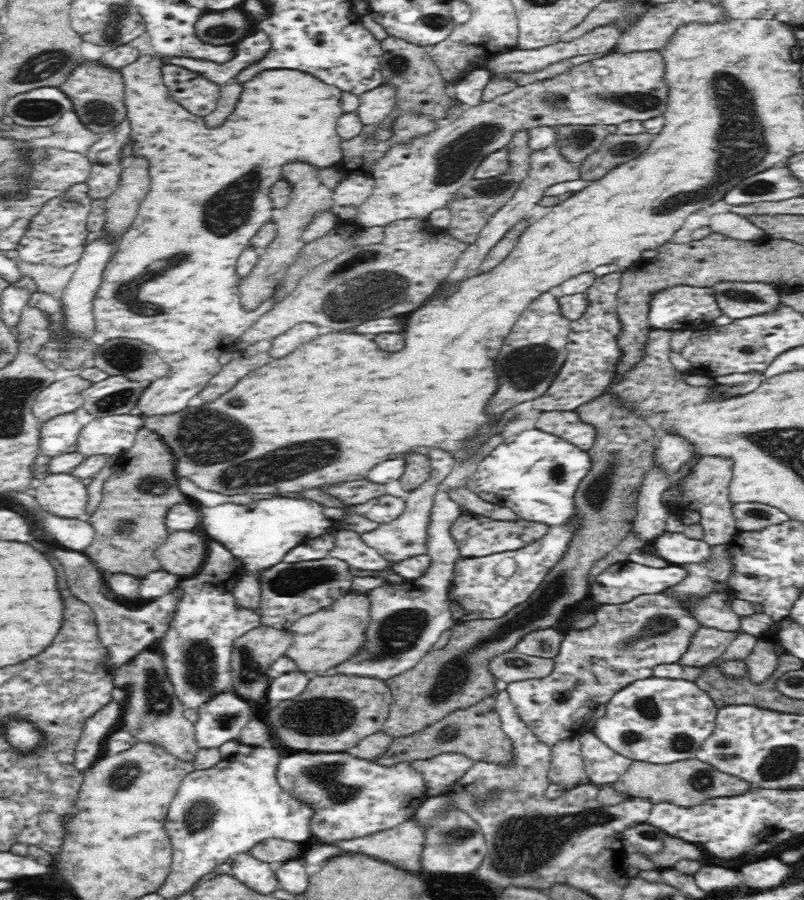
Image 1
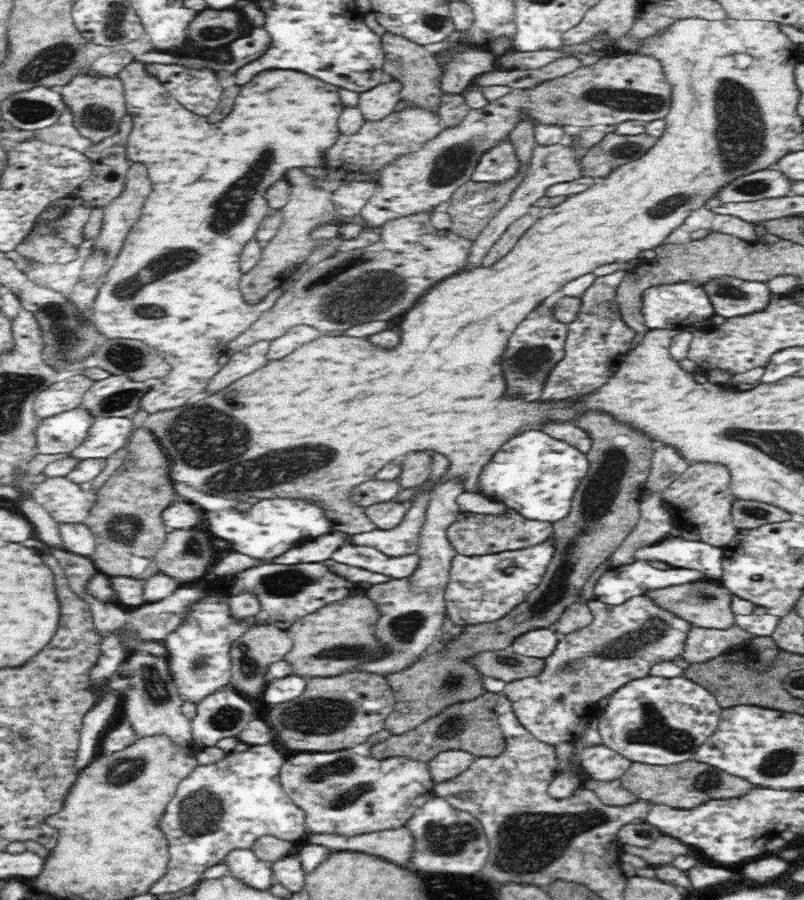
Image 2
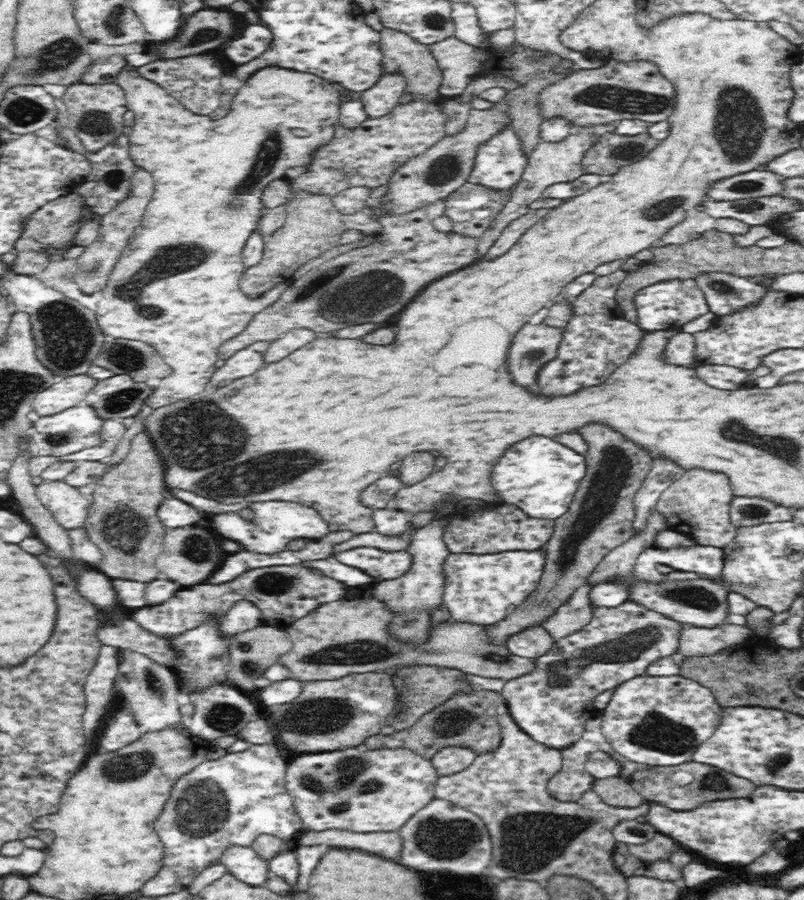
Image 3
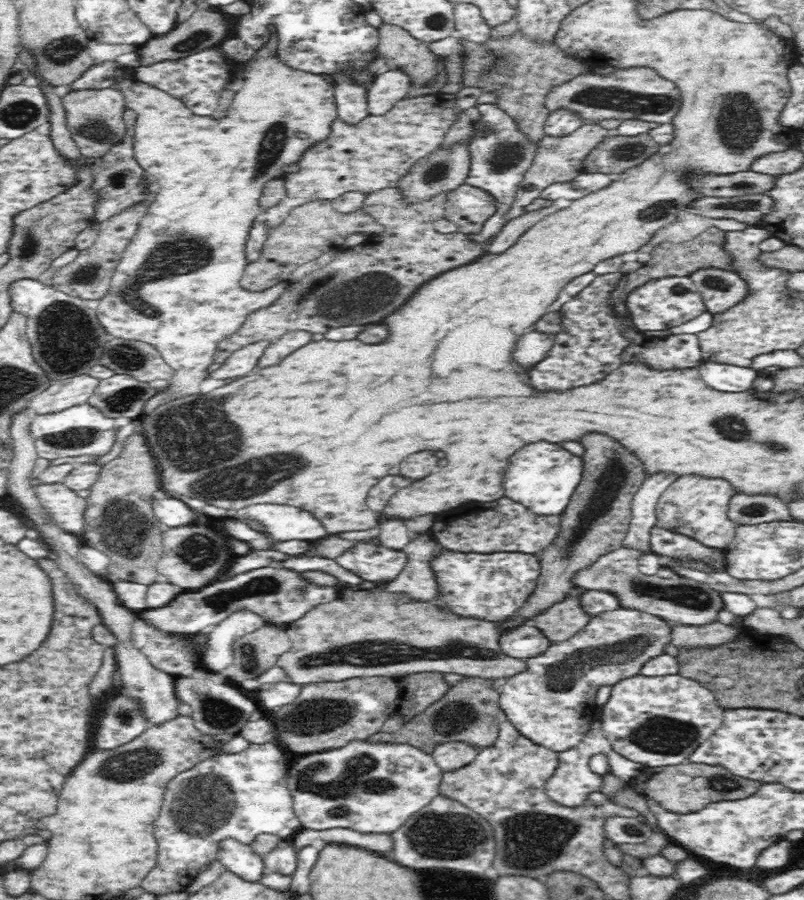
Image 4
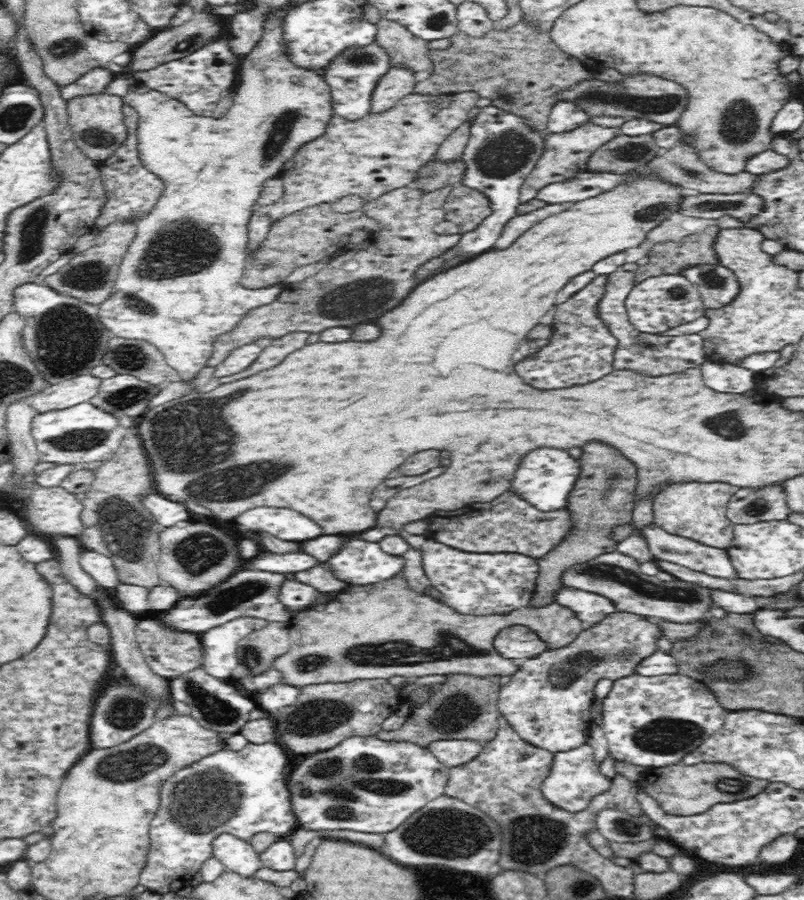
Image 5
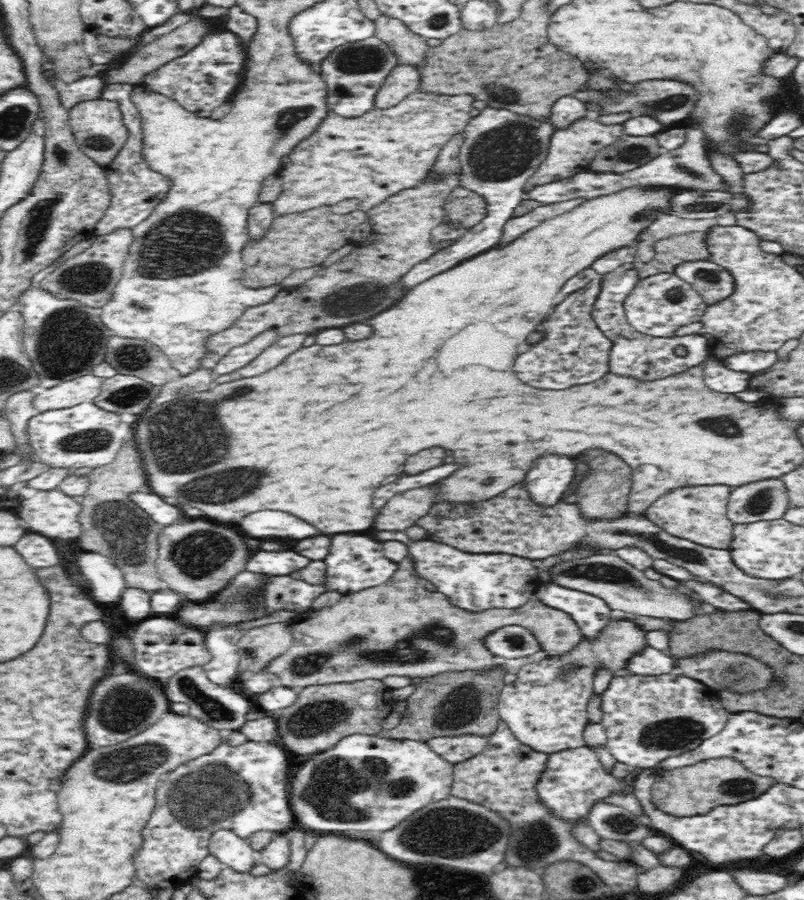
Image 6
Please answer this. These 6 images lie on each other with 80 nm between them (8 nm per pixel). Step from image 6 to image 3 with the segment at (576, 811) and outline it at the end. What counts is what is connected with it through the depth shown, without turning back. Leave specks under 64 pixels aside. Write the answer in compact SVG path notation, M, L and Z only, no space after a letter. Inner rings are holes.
M591 718L586 722L584 734L580 736L576 744L572 744L570 748L561 751L563 758L562 764L552 772L549 781L547 782L547 791L552 798L560 802L578 802L583 797L584 792L594 788L596 777L588 772L586 762L587 758L595 752L612 752L612 745L602 733L601 720Z

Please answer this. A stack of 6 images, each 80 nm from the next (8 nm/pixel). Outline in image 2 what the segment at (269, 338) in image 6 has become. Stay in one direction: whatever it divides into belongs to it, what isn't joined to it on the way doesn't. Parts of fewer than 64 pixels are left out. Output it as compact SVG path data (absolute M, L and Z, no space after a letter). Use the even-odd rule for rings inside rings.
M260 341L234 353L227 364L222 365L221 369L210 379L207 391L215 393L230 385L231 382L238 381L239 378L266 366L269 346L269 341Z

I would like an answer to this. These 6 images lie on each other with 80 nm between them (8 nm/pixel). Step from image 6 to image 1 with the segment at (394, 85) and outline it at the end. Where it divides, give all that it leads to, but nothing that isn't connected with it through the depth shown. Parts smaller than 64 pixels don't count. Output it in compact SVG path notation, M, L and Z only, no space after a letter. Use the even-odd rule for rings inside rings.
M383 81L380 86L360 94L358 116L365 125L383 121L397 105L396 87Z

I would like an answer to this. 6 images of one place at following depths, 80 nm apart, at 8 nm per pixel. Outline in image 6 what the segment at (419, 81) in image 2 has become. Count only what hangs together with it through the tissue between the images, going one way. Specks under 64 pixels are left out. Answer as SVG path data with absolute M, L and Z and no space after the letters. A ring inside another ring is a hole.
M382 13L376 20L375 36L388 43L400 65L416 65L424 62L425 54L430 47L427 40L408 29L401 20Z

